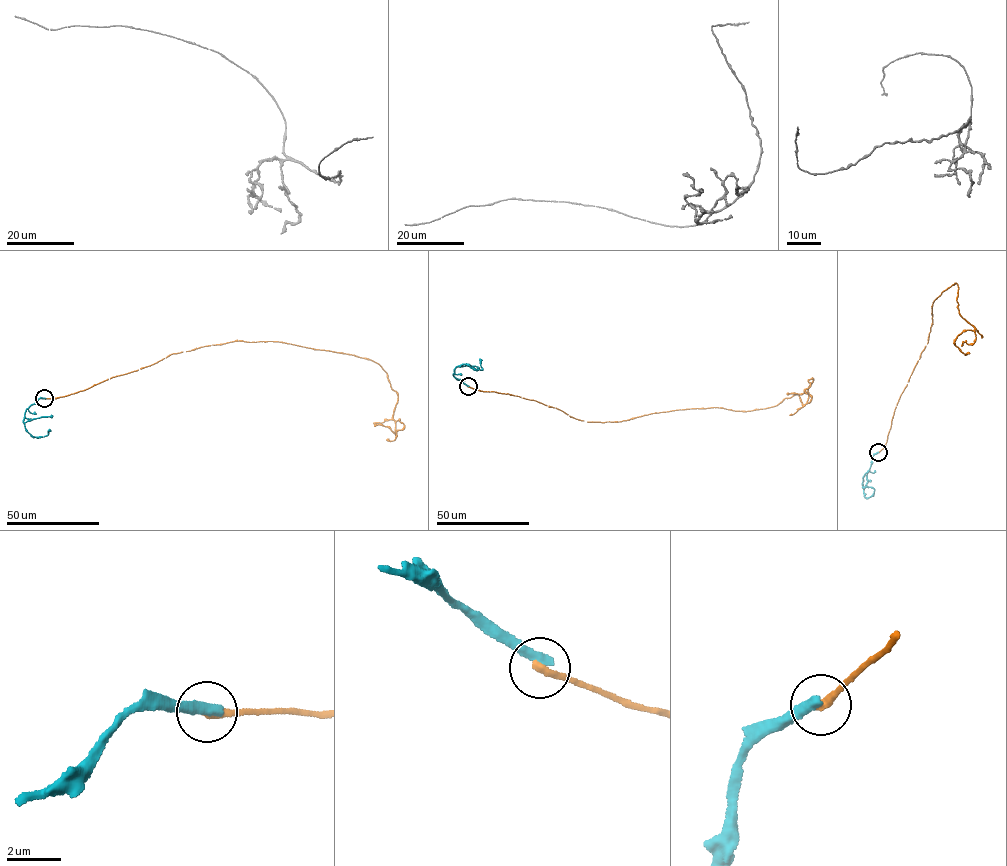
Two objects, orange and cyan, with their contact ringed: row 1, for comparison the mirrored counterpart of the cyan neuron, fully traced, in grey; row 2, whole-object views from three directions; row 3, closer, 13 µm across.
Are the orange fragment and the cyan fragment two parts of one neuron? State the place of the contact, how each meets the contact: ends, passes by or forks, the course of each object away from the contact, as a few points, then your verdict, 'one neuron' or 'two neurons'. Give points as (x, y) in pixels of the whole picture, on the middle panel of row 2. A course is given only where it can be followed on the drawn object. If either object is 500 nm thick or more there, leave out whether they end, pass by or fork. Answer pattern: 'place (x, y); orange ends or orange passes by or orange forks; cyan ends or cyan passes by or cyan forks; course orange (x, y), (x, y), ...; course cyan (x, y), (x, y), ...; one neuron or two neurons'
place (468, 386); orange ends; cyan ends; course orange (468, 386), (536, 401), (593, 422), (696, 408), (759, 409), (798, 394), (803, 405), (812, 379), (806, 394); course cyan (468, 386), (455, 377), (454, 370), (464, 364), (482, 370), (479, 358); two neurons

